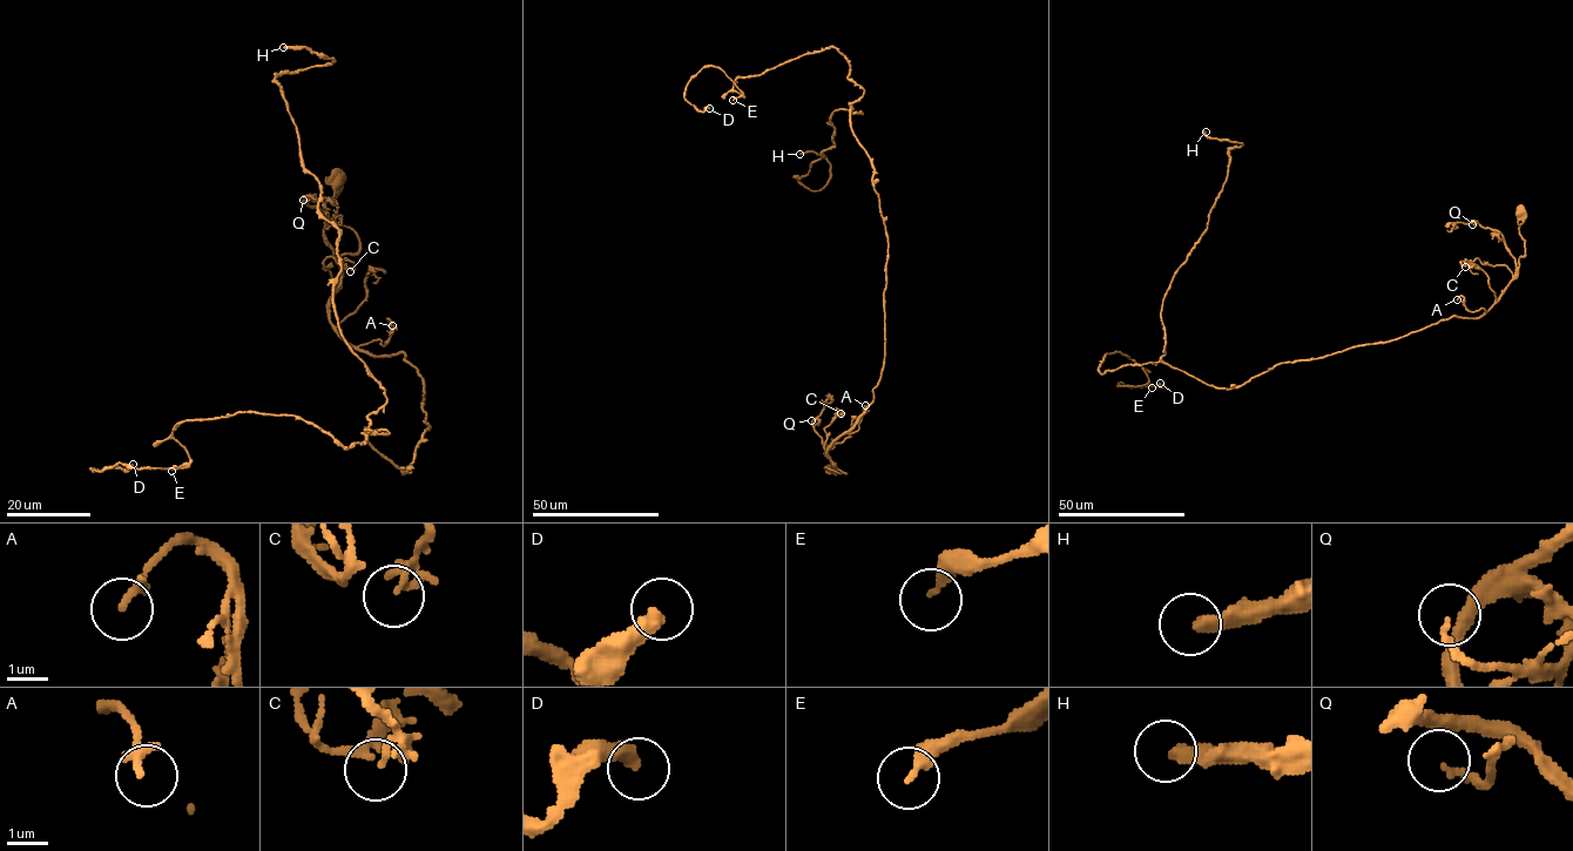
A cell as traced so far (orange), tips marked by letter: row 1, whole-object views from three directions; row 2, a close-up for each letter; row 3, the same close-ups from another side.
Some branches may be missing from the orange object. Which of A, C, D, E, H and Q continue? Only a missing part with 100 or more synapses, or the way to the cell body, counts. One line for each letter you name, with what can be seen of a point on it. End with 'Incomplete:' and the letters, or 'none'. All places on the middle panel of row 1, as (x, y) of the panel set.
Incomplete: none

